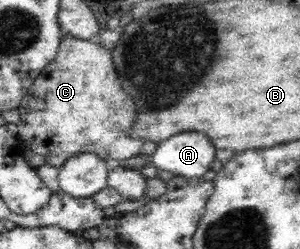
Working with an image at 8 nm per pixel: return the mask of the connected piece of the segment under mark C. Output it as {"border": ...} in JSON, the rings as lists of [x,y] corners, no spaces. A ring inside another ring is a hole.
{"border":[[[71,35],[63,36],[56,57],[33,81],[28,96],[17,110],[20,113],[20,122],[17,124],[19,138],[46,146],[50,154],[59,155],[65,161],[72,156],[92,152],[105,162],[120,162],[129,159],[129,156],[136,156],[143,147],[143,141],[128,137],[137,113],[135,102],[122,89],[122,81],[114,69],[112,50],[104,48],[97,40],[84,41]]]}

